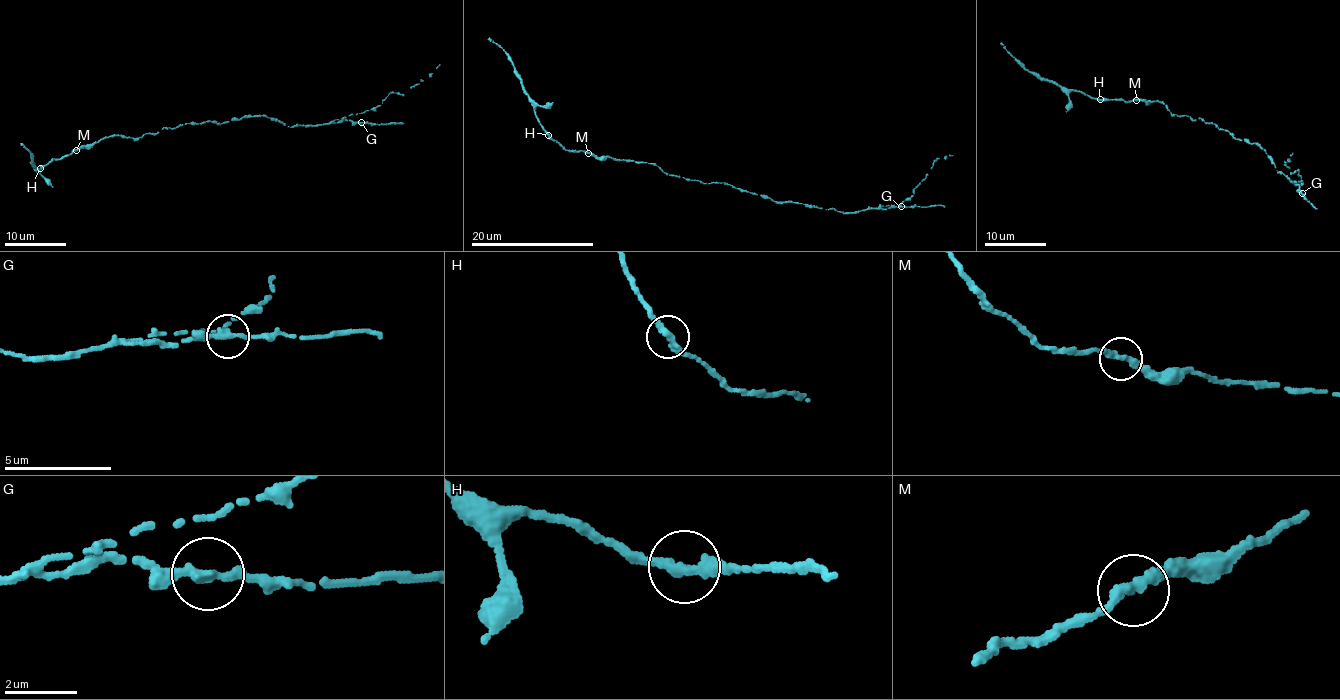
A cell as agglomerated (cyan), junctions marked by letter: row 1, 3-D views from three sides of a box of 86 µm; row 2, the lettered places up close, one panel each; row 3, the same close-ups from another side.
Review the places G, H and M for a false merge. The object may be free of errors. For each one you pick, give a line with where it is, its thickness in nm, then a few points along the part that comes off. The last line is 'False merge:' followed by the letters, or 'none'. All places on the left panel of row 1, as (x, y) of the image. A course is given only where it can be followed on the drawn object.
H: (40, 168) | 320 nm | (40, 169), (34, 165), (34, 155), (20, 143)
False merge: H

